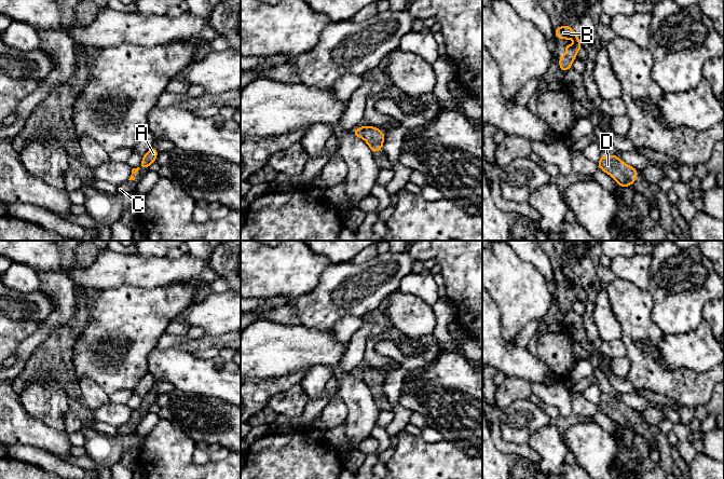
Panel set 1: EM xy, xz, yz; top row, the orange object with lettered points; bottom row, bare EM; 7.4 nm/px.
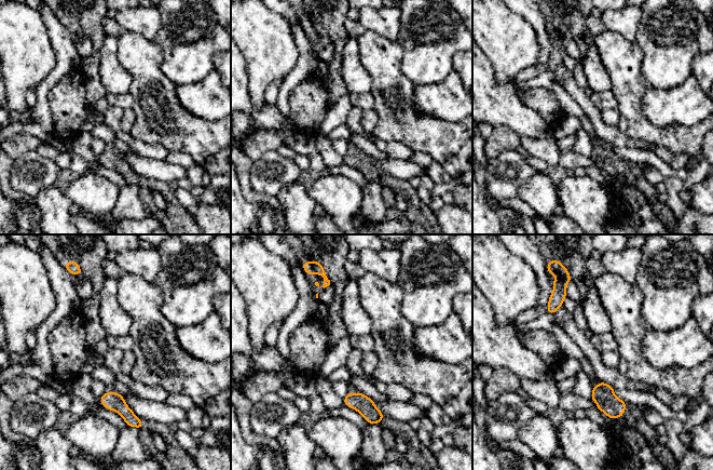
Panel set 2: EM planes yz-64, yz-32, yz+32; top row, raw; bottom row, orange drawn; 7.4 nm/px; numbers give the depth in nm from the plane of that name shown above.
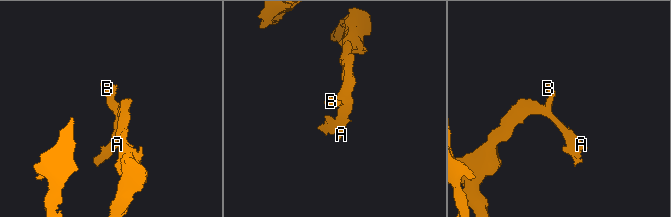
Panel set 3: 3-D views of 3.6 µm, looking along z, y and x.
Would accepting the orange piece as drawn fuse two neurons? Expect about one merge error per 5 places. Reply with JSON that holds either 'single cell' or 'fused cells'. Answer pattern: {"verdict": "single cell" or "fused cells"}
{"verdict": "single cell"}

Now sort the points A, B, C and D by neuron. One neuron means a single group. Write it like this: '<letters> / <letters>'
A B C D

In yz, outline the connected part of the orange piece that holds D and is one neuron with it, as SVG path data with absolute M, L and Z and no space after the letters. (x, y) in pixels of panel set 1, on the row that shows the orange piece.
M614 154L600 158L599 169L609 174L619 187L630 187L636 180L637 168L629 166Z

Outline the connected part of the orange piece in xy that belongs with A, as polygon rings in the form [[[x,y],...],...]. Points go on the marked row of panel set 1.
[[[156,146],[152,147],[145,155],[142,155],[142,161],[139,167],[132,169],[132,175],[128,180],[135,180],[134,174],[138,173],[140,167],[149,168],[149,166],[156,160],[158,150]]]

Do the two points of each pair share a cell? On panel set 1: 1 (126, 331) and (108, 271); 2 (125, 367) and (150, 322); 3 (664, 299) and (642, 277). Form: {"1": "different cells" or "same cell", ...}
{"1": "different cells", "2": "same cell", "3": "different cells"}

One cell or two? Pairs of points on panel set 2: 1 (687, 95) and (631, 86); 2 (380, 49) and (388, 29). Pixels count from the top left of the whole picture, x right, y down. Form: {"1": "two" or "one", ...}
{"1": "two", "2": "two"}

